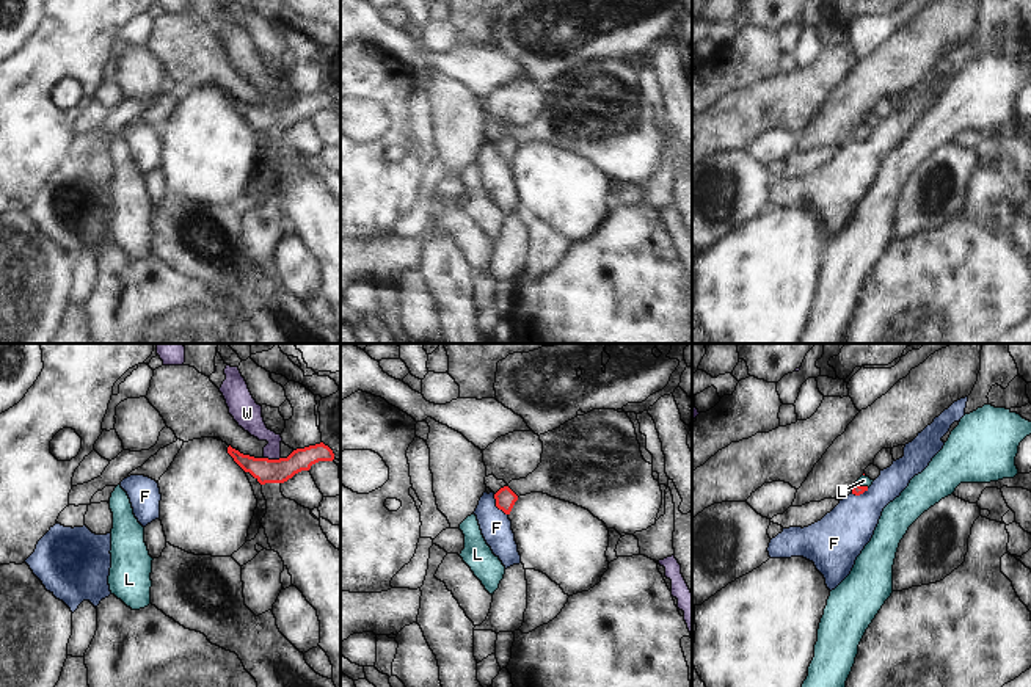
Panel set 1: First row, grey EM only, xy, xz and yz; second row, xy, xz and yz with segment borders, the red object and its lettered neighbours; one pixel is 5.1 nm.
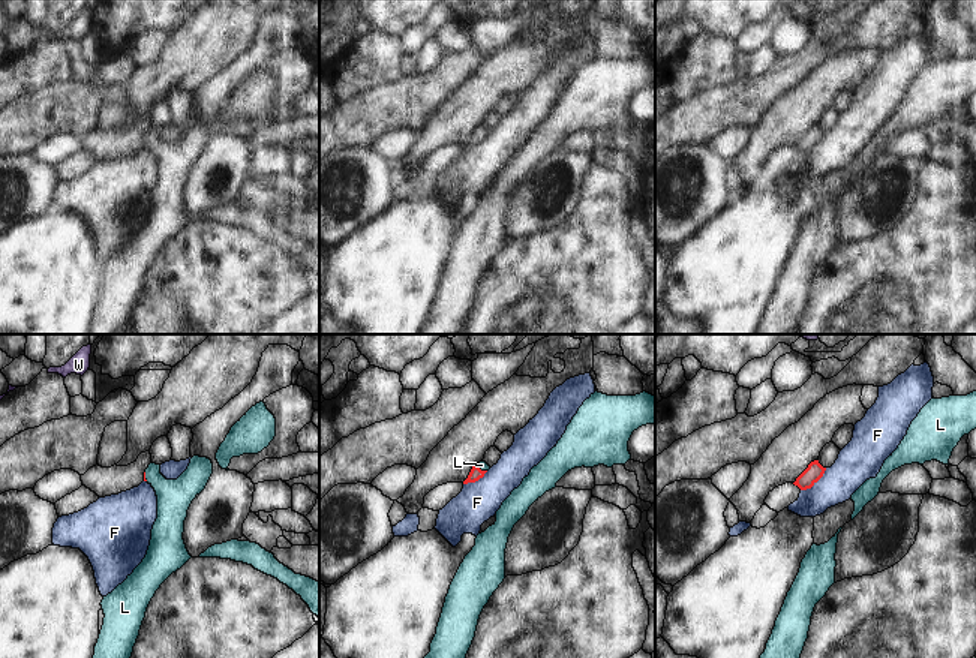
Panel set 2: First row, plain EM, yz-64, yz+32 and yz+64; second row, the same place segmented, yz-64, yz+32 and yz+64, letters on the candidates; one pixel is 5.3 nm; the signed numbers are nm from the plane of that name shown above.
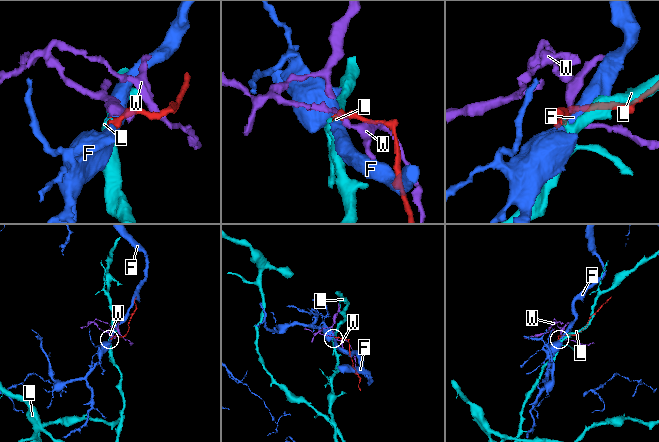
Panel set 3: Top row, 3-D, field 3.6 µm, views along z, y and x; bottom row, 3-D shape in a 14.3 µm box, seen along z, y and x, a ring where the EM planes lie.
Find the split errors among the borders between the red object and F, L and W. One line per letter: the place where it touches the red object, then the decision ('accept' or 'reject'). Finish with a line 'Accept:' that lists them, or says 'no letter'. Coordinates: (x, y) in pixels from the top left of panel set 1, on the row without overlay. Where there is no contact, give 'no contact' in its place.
F: contact xz (496, 154); reject
L: contact yz (862, 135); accept
W: contact xy (272, 109); reject
Accept: L

